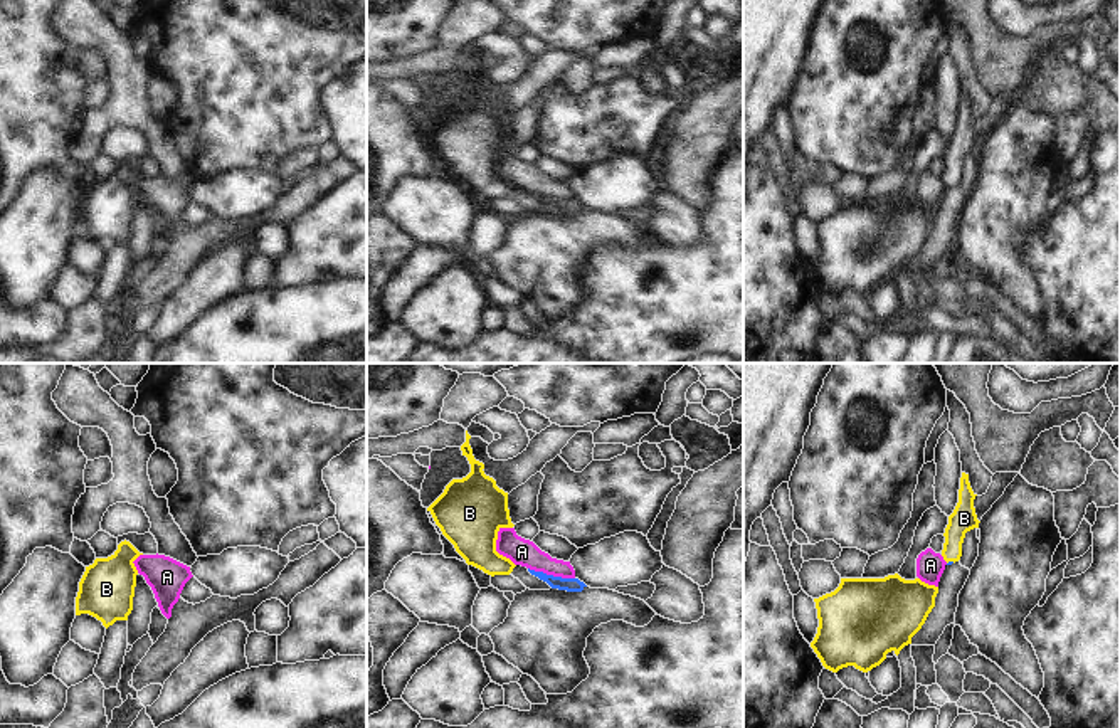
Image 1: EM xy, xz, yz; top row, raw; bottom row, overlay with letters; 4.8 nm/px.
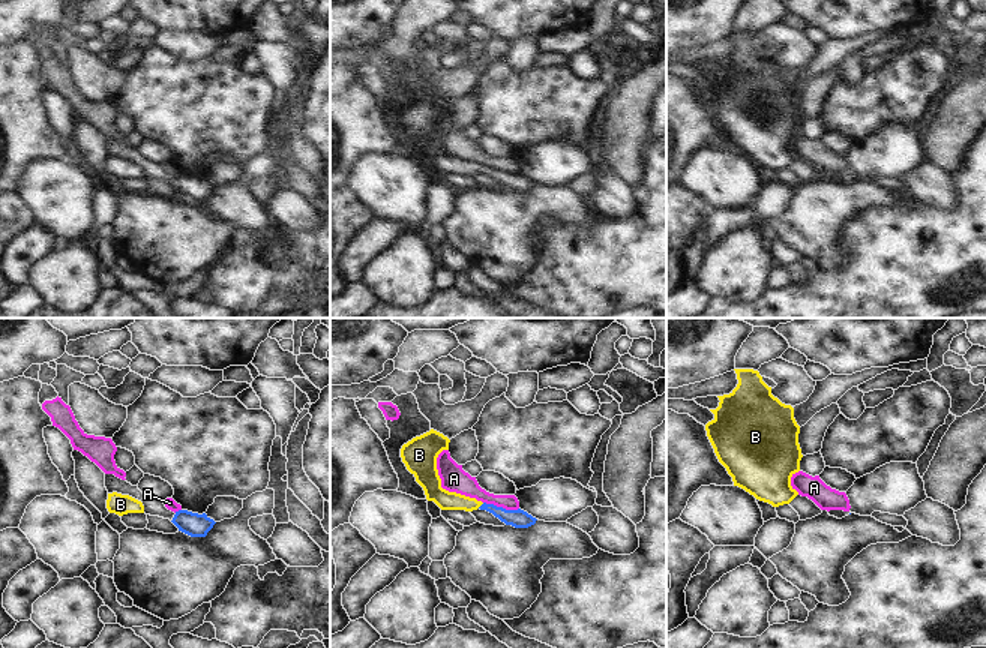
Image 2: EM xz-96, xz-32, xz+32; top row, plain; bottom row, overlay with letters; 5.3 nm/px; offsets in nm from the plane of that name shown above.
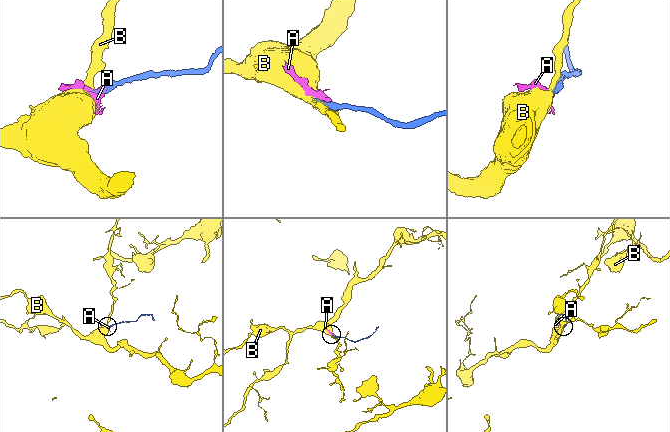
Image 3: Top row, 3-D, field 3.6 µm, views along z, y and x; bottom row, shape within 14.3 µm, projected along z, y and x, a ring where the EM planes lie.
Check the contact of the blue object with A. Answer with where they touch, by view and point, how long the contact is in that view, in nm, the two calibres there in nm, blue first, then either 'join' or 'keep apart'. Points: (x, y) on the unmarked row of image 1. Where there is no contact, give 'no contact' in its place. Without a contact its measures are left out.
xz (552, 199) | 240 nm | 60/130 nm | keep apart

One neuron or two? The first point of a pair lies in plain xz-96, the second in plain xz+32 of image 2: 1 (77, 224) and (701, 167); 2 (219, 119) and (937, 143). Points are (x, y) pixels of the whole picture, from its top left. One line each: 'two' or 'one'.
1: one
2: two

